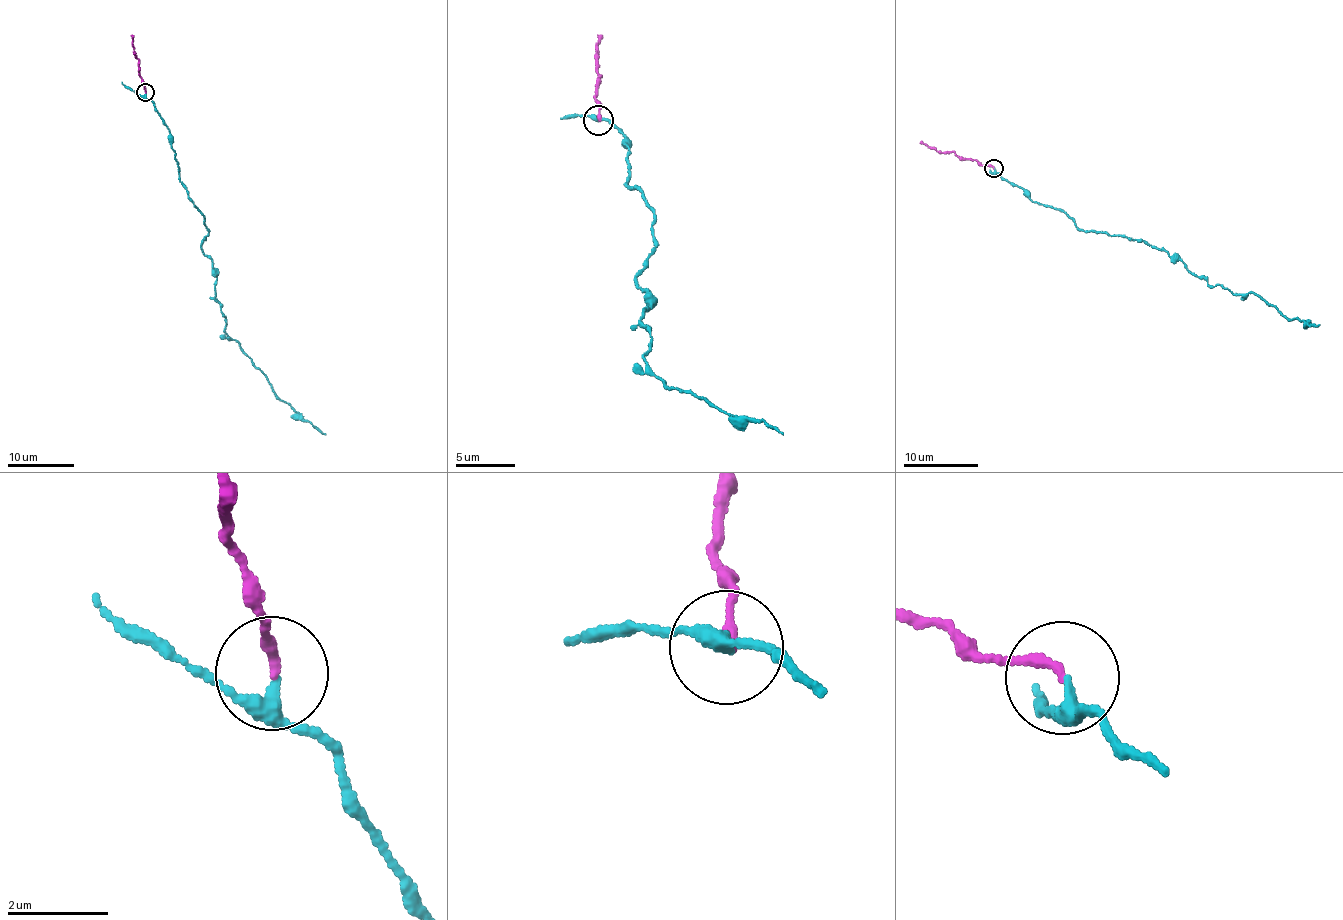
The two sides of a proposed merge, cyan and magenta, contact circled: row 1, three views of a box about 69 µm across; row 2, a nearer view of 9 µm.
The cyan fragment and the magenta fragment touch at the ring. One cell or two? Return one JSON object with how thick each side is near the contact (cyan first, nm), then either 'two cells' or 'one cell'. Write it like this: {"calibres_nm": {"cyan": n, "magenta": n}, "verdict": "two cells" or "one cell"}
{"calibres_nm": {"cyan": 240, "magenta": 200}, "verdict": "one cell"}

